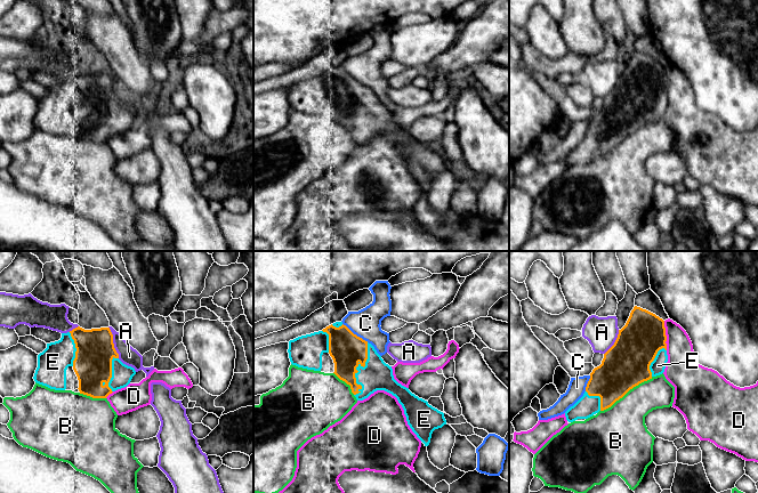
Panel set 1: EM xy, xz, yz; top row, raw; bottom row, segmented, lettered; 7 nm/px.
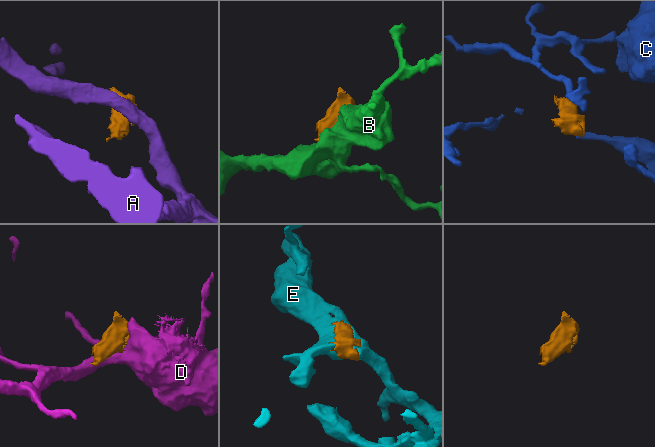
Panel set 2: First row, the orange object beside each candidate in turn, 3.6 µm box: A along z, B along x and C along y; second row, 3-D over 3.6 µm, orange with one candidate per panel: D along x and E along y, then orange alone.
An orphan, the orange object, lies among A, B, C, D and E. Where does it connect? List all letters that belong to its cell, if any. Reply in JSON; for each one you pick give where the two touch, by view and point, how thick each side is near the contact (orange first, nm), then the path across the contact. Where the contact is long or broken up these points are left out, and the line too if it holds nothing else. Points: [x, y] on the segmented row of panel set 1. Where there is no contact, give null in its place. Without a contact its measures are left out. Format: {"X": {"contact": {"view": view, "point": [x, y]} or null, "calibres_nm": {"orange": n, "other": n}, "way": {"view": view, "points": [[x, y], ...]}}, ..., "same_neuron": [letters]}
{"E": {"contact": {"view": "xz", "point": [356, 366]}, "calibres_nm": {"orange": 240, "other": 200}}, "same_neuron": ["E"]}

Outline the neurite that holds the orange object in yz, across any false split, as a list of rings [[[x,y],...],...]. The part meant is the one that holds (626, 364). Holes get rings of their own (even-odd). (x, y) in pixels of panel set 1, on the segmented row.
[[[635,306],[626,325],[619,330],[614,345],[604,354],[602,364],[592,370],[583,396],[566,412],[568,422],[588,419],[611,407],[630,389],[664,372],[668,362],[664,321]]]

